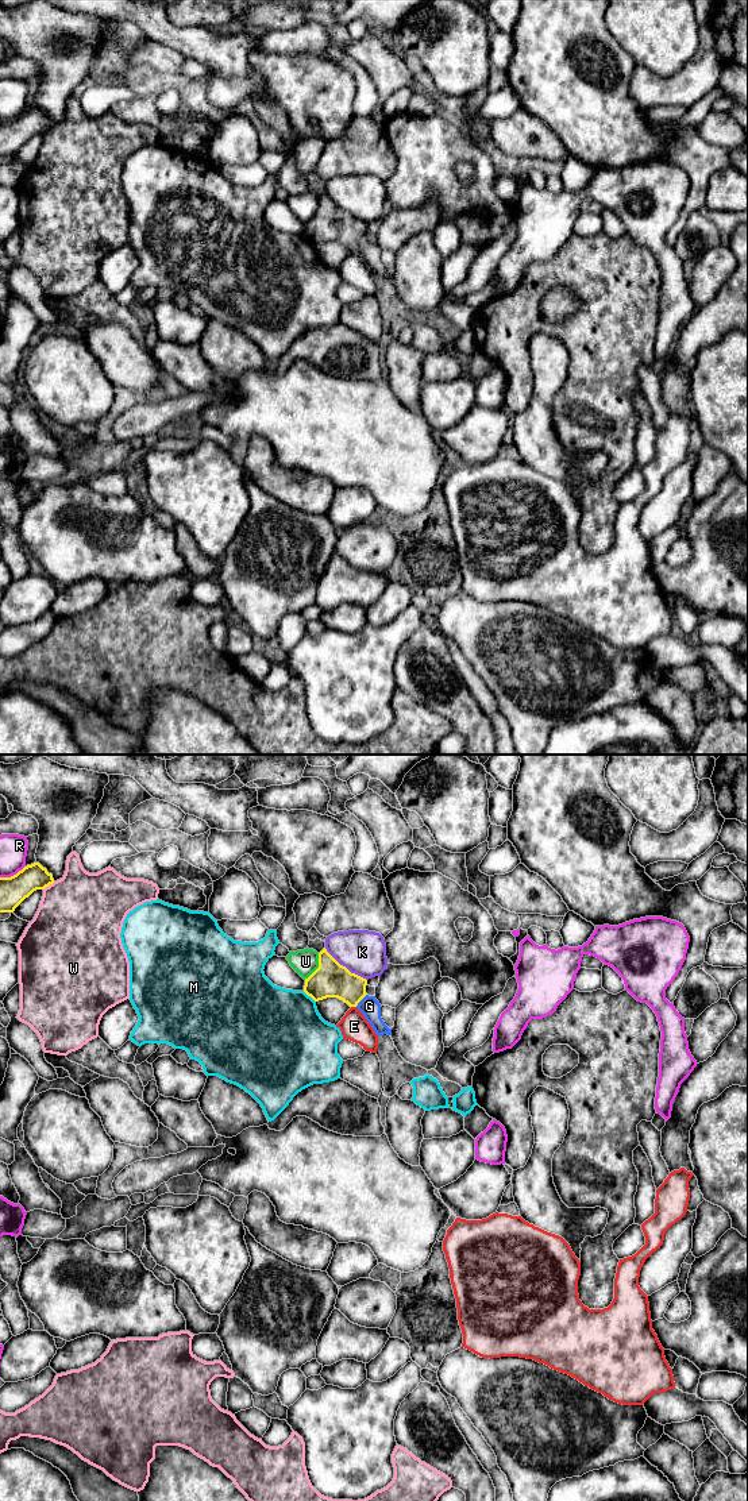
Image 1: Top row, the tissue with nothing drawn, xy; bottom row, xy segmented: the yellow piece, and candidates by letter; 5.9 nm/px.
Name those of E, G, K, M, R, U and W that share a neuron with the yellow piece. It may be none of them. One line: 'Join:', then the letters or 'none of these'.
Join: G

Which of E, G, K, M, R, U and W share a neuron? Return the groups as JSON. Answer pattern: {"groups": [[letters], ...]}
{"groups": [["E"], ["G"], ["K"], ["M"], ["R"], ["U"], ["W"]]}

